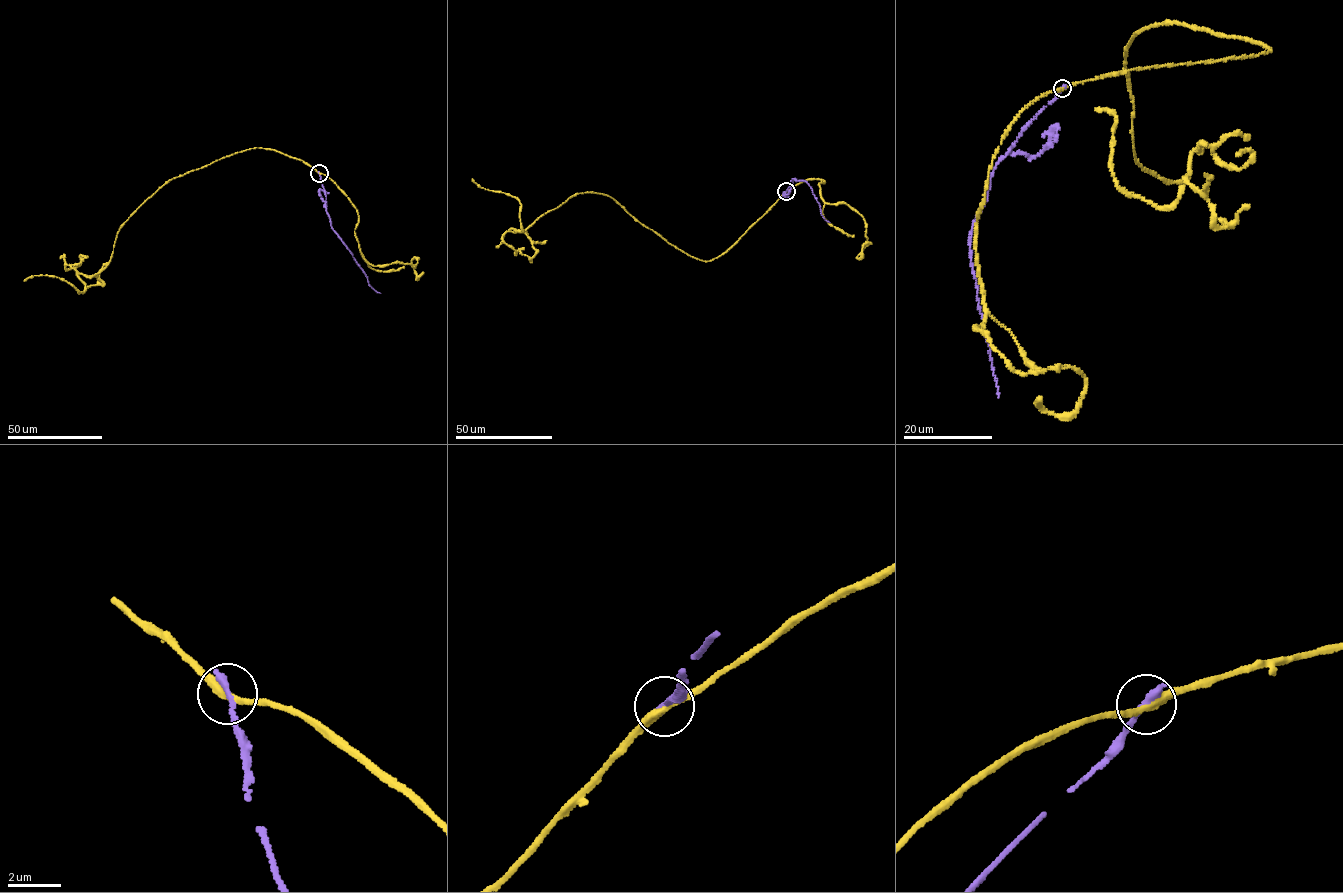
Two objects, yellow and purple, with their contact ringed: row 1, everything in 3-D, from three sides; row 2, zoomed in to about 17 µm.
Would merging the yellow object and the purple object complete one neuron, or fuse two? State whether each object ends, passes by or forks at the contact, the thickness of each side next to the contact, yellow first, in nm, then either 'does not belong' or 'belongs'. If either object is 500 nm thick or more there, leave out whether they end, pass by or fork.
yellow passes by; purple ends there; 280 nm thick on the yellow side, 300 nm on the other; does not belong

